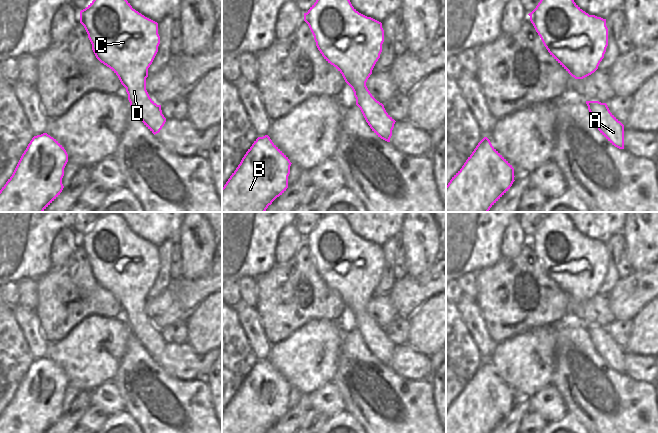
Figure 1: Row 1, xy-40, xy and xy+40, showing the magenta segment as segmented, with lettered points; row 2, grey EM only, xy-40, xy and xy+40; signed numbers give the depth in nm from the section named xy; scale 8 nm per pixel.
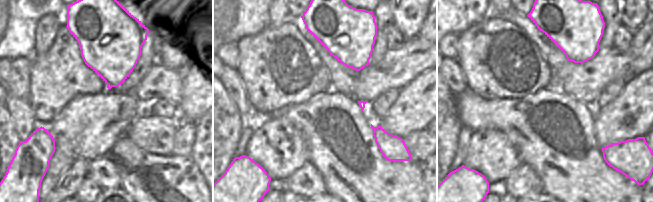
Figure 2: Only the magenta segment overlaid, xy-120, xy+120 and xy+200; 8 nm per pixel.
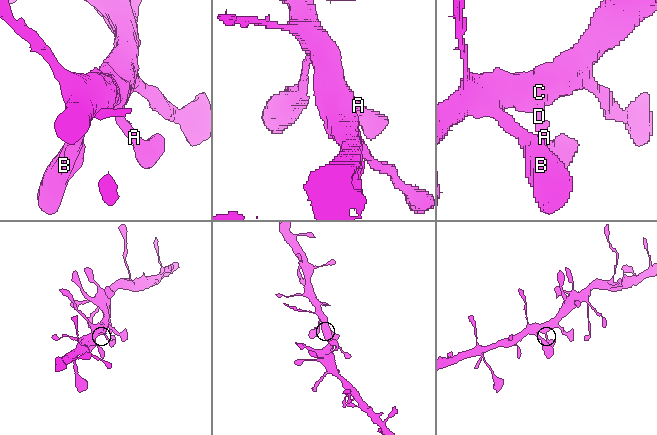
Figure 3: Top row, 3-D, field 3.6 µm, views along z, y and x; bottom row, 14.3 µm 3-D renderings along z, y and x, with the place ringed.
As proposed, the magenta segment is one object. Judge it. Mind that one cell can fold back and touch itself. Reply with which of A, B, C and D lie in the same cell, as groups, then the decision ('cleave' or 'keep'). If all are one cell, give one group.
A B C D; keep

